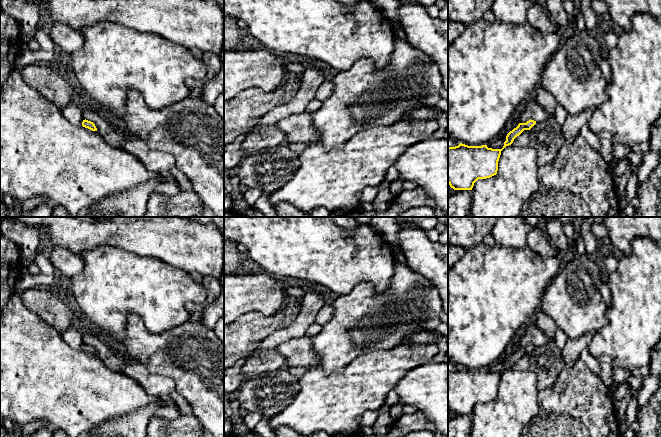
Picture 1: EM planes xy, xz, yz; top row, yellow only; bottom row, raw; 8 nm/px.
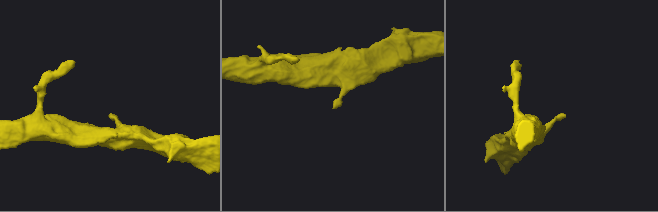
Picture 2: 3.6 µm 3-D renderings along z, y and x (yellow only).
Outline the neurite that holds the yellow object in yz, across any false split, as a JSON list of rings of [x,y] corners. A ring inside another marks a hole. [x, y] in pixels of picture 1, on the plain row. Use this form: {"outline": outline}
{"outline": [[[536,345],[519,347],[506,360],[502,373],[488,372],[487,369],[468,370],[460,367],[448,371],[448,408],[454,414],[472,414],[478,403],[490,402],[497,398],[501,375],[513,367],[524,354],[530,354]]]}

